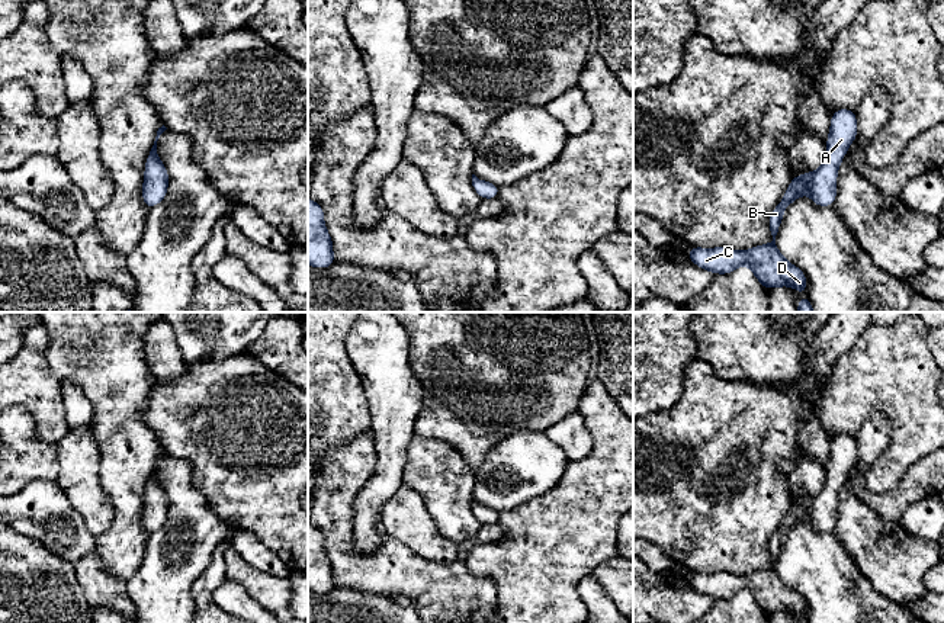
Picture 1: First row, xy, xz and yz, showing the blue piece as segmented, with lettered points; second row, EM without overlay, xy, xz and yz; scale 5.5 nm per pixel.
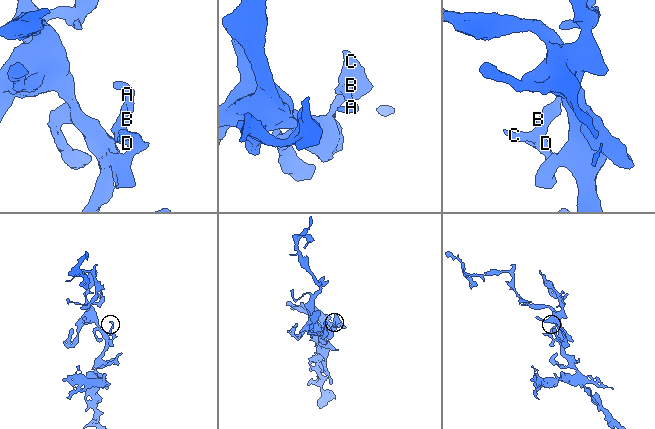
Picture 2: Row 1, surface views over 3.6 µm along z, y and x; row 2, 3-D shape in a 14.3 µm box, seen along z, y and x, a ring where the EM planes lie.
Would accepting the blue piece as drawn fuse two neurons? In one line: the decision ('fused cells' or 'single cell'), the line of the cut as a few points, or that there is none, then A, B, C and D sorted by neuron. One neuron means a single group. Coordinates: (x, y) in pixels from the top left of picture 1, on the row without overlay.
single cell; cut none; groups A B C D

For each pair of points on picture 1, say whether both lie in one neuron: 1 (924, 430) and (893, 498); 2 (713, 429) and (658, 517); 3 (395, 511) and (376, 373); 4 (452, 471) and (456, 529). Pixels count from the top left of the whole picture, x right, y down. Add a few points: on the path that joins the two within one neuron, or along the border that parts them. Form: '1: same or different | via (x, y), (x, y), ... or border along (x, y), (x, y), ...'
1: different | border along (928, 453), (915, 461), (892, 488), (876, 493)
2: same | via (713, 450), (713, 462), (680, 495)
3: different | border along (401, 484), (384, 506), (381, 516)
4: same | via (452, 485), (452, 514)

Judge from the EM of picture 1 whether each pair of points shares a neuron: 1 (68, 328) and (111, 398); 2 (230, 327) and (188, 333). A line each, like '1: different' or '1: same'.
1: same
2: same

